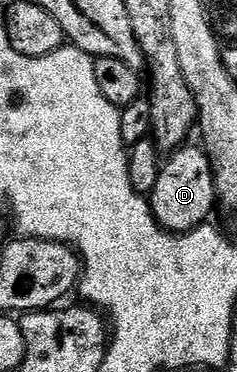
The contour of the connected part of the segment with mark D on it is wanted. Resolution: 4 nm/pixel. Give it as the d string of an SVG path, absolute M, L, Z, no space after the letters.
M186 145L172 152L170 160L160 168L153 193L148 196L149 208L165 231L186 233L206 226L213 206L216 208L219 203L209 155L200 146L193 146Z

